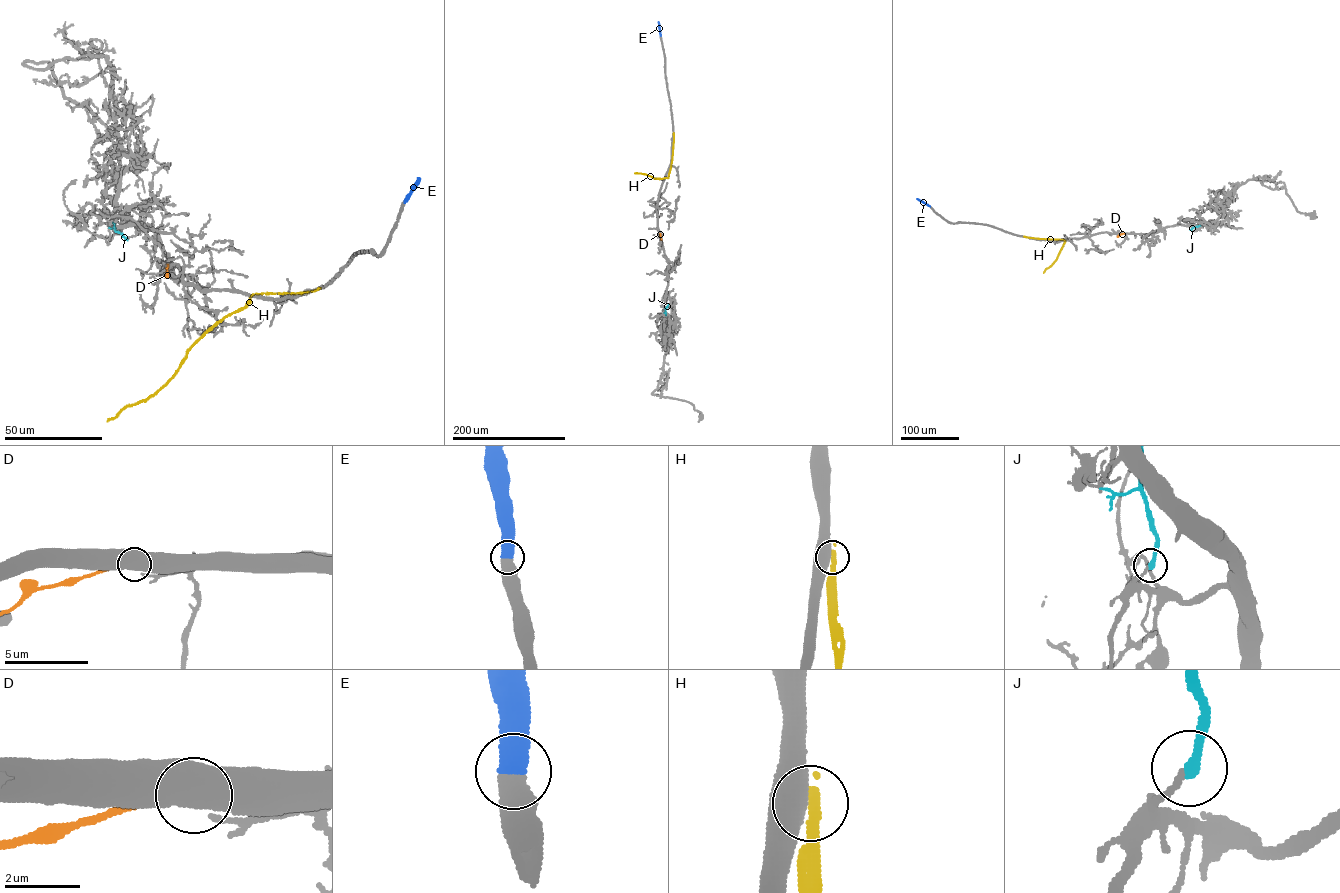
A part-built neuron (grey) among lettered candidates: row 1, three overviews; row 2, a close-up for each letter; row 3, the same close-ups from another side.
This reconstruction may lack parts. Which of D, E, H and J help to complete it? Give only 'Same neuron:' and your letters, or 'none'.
Same neuron: E

